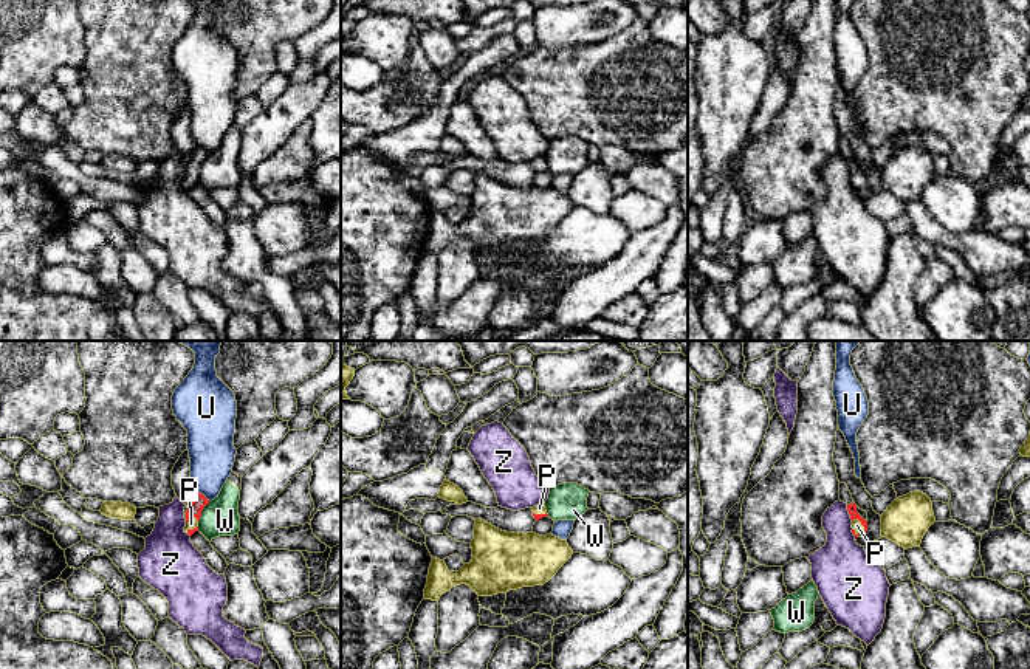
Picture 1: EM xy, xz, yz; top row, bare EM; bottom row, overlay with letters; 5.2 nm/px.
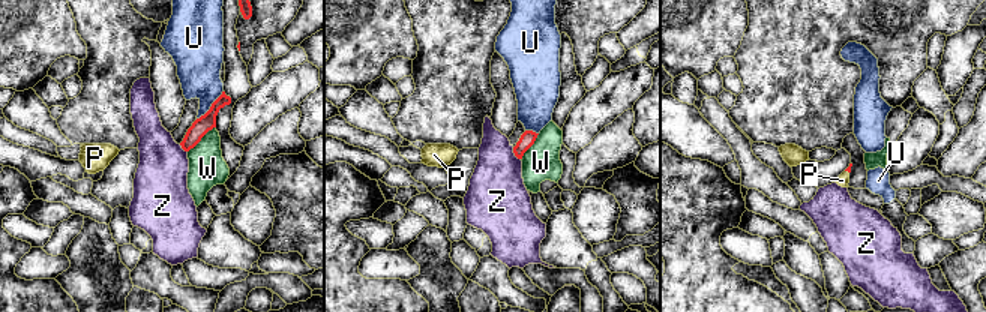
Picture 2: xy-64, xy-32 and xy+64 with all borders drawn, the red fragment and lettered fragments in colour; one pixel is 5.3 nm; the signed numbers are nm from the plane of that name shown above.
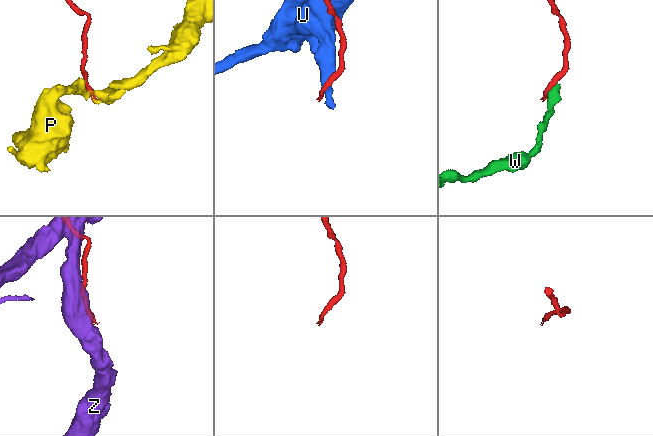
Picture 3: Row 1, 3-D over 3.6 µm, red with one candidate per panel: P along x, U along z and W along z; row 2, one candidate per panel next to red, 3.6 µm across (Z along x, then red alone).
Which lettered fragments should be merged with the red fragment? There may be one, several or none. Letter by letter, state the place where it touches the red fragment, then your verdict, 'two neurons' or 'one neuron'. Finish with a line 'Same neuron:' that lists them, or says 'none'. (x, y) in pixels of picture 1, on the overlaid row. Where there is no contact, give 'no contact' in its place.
P: yz (861, 524) | one neuron
U: xy (202, 494) | two neurons
W: xy (202, 510) | two neurons
Z: yz (849, 513) | two neurons
Same neuron: P

